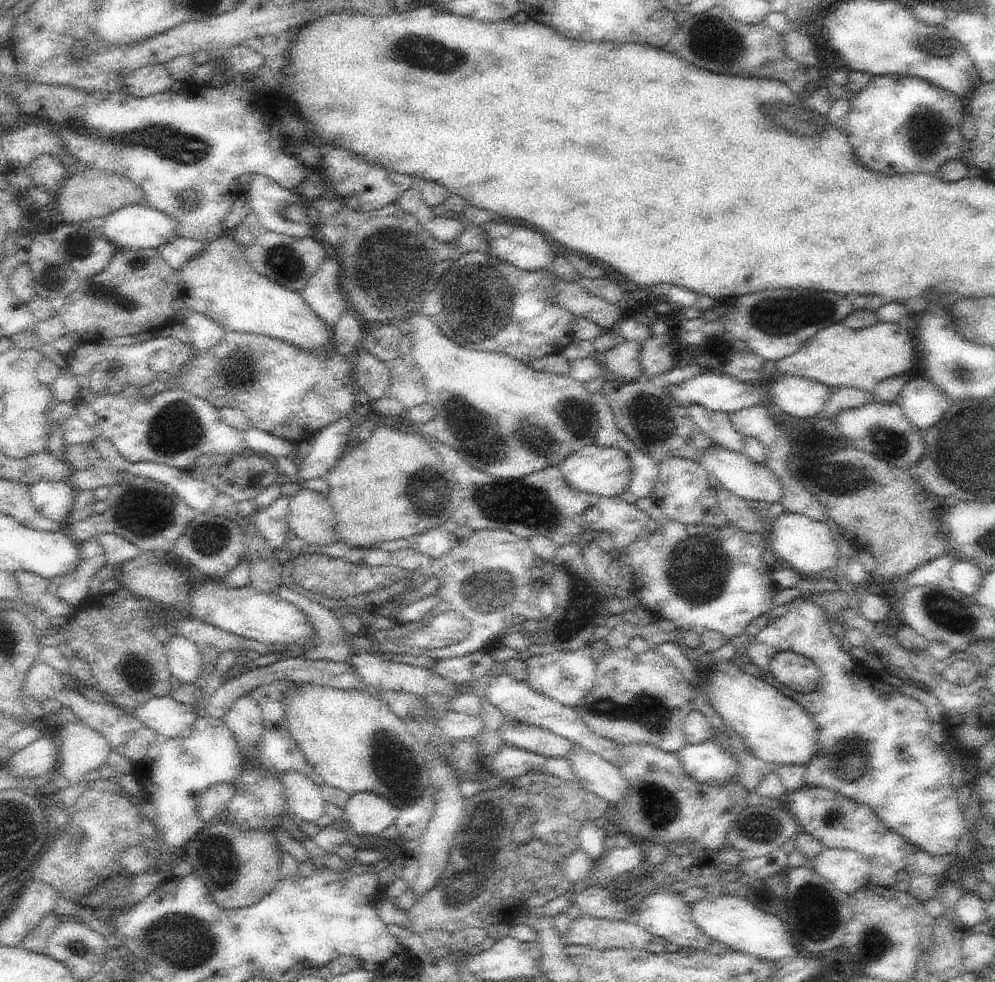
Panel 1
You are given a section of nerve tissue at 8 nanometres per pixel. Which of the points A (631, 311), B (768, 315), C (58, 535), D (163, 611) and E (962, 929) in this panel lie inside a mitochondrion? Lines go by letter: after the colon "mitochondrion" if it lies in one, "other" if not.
A: other
B: mitochondrion
C: other
D: other
E: other

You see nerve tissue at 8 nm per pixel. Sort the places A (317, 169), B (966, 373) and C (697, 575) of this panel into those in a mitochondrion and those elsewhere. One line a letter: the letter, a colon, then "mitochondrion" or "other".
A: other
B: mitochondrion
C: mitochondrion

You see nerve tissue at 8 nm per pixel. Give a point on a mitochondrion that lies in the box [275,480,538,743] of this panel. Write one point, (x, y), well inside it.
(492, 589)

